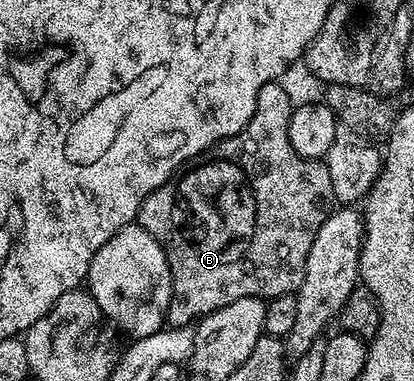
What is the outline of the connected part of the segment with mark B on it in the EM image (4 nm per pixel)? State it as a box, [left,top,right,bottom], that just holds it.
[138,81,337,327]

